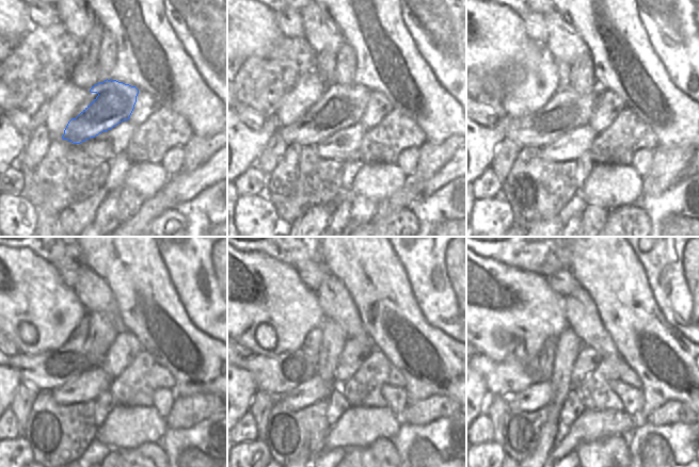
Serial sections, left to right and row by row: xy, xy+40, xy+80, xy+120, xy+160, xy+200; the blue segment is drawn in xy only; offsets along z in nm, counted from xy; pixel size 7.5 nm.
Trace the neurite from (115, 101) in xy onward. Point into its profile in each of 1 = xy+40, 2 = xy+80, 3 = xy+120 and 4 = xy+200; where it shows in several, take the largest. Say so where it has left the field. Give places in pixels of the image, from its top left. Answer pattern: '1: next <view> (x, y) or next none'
1: next xy+40 (348, 108)
2: next xy+80 (535, 130)
3: next xy+120 (52, 369)
4: next xy+200 (506, 379)

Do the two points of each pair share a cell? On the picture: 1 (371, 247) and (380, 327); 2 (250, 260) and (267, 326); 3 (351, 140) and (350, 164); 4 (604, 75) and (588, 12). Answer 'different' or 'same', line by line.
1: same
2: same
3: different
4: same

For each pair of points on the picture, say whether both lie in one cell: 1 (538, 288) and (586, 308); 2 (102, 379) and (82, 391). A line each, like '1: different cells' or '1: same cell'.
1: different cells
2: same cell

